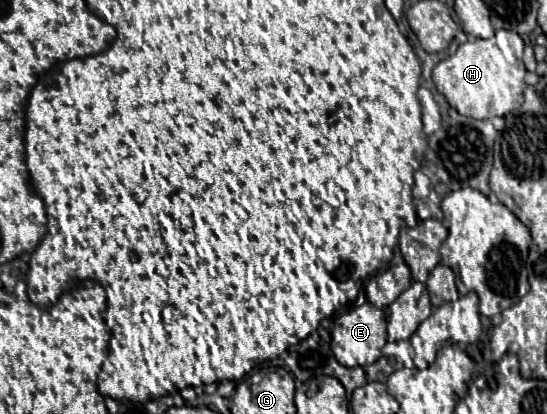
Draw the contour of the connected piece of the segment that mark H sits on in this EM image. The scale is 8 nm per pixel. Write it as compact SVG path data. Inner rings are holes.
M511 33L511 37L509 37L511 61L505 61L505 57L503 57L505 53L501 53L501 49L497 47L495 35L489 37L489 39L474 38L473 41L467 41L467 43L459 45L457 51L451 57L447 57L447 59L443 59L443 61L439 61L435 65L435 69L433 69L433 83L435 83L437 91L441 95L445 95L447 103L453 109L457 109L461 115L465 115L465 117L491 119L495 115L505 115L505 113L509 113L511 109L517 109L523 103L523 91L527 87L524 81L527 70L522 60L525 47L524 41L521 41L522 38L519 36L519 43L517 43L515 41L515 33Z

